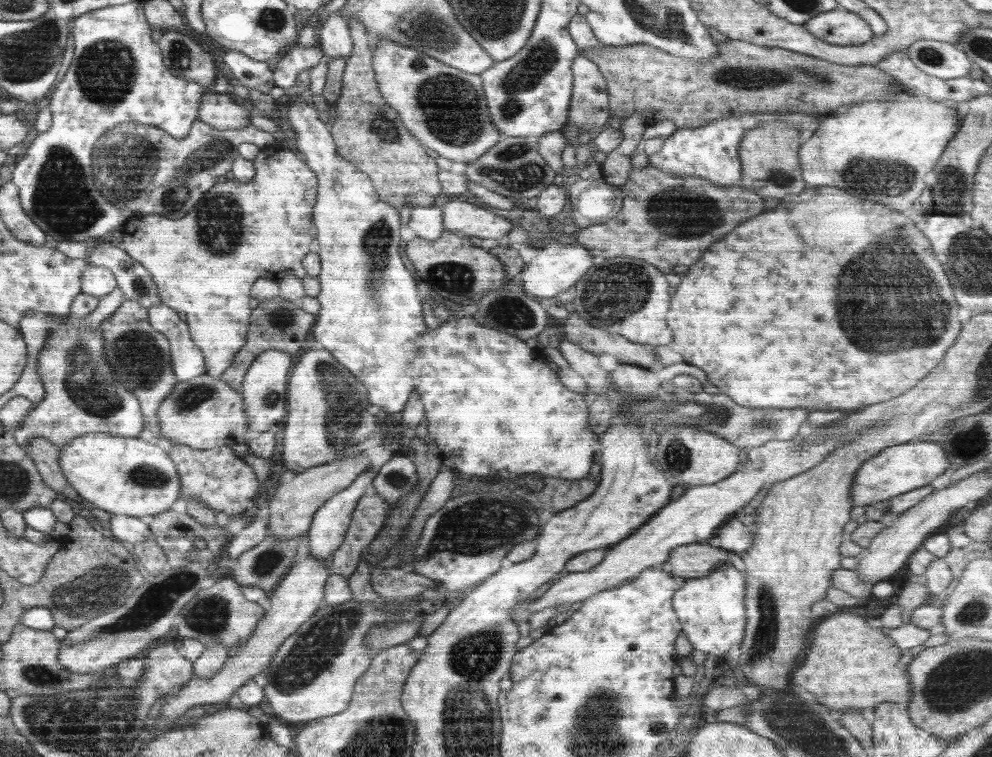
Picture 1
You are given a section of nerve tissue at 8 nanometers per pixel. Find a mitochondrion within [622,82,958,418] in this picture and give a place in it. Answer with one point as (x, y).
(914, 308)

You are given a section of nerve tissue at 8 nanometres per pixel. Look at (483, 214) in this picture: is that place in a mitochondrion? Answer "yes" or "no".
no

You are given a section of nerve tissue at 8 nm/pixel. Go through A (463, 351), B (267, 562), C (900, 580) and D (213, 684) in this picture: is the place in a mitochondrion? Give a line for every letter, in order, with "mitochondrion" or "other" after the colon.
A: other
B: mitochondrion
C: other
D: other

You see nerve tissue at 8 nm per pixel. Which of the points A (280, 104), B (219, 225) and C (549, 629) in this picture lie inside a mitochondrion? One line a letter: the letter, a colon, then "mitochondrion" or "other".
A: other
B: mitochondrion
C: other

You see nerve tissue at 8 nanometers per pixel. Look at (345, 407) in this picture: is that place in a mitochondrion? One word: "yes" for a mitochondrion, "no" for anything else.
yes

